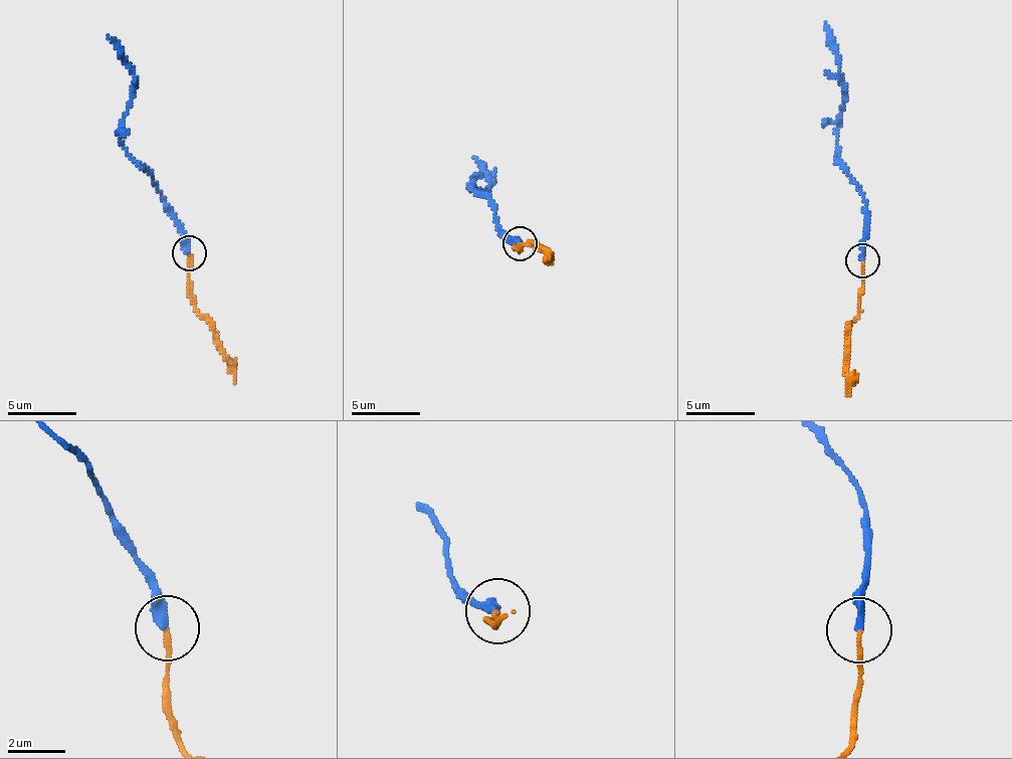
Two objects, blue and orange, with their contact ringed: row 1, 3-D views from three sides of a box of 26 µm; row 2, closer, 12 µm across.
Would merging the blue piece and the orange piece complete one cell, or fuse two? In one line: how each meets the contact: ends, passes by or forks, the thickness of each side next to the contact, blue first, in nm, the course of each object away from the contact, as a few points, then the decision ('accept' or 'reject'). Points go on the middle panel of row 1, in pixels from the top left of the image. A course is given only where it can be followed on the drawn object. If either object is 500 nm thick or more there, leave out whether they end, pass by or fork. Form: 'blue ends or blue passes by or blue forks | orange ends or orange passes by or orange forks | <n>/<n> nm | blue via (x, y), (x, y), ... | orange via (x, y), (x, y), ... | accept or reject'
blue ends | orange ends | 320/140 nm | blue via (519, 243), (521, 241), (502, 234), (486, 197), (469, 188), (484, 189), (492, 180), (473, 157) | orange via (519, 243), (516, 249), (537, 247), (550, 260) | accept

